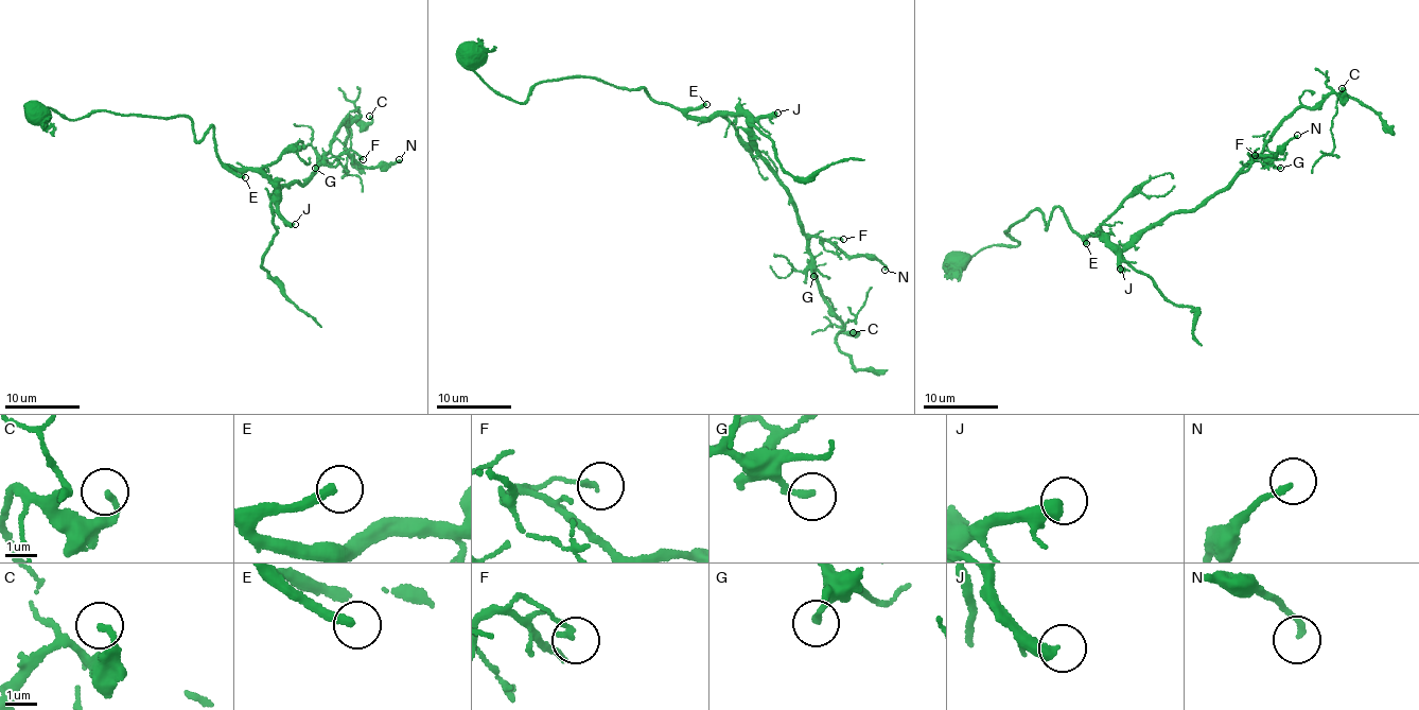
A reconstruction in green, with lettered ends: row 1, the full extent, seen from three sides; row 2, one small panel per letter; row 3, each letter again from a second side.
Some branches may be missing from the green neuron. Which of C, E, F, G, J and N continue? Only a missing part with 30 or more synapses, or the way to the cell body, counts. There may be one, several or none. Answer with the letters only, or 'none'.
E

